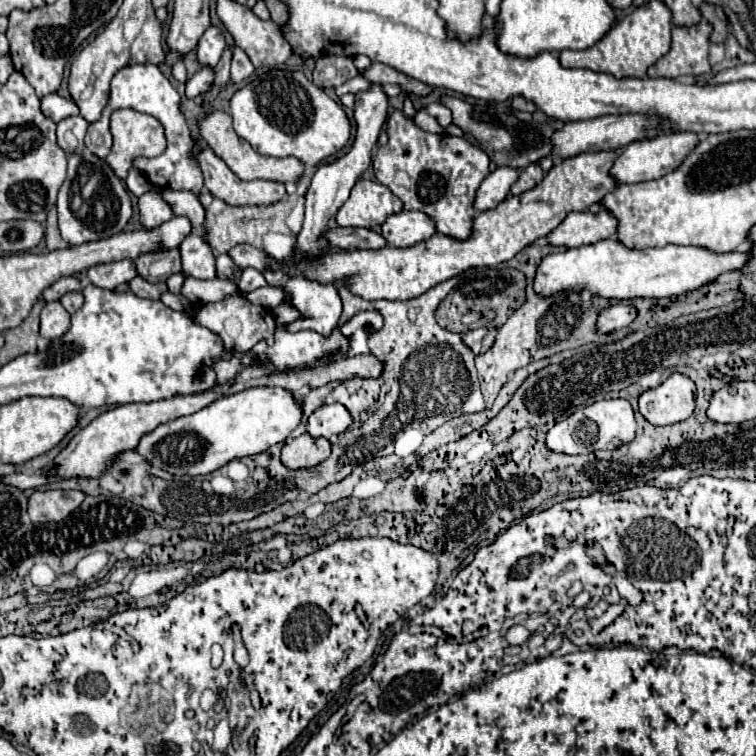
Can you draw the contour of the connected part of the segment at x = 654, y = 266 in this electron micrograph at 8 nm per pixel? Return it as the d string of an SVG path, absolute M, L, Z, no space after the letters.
M604 239L594 245L584 245L576 249L566 249L560 253L550 253L546 255L536 271L534 277L534 291L542 297L550 297L560 291L584 291L588 289L590 293L606 299L618 299L618 301L628 301L636 297L646 297L646 299L662 299L662 297L672 297L672 295L682 295L686 291L698 289L710 281L714 281L718 275L726 271L740 269L748 261L748 253L710 253L700 247L682 247L682 245L666 245L662 249L628 249L616 239Z

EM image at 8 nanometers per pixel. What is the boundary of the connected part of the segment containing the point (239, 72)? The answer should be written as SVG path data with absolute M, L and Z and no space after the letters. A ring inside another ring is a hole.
M234 47L234 57L232 57L232 69L230 69L230 77L234 83L242 83L244 79L248 79L254 73L254 65L252 61L246 57L246 53L238 47Z

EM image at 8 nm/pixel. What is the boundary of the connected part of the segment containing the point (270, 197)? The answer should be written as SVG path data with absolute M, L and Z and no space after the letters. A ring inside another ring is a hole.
M210 147L200 149L198 165L204 173L204 187L228 205L270 205L286 195L282 183L238 179Z

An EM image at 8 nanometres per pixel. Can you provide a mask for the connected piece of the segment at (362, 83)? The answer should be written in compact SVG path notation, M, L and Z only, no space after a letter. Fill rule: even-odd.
M358 75L358 77L354 77L354 79L350 79L350 81L346 81L344 85L340 85L340 87L336 87L336 93L338 95L344 95L344 93L360 93L360 91L366 91L368 89L368 81L366 81L366 77L362 77L362 75Z

